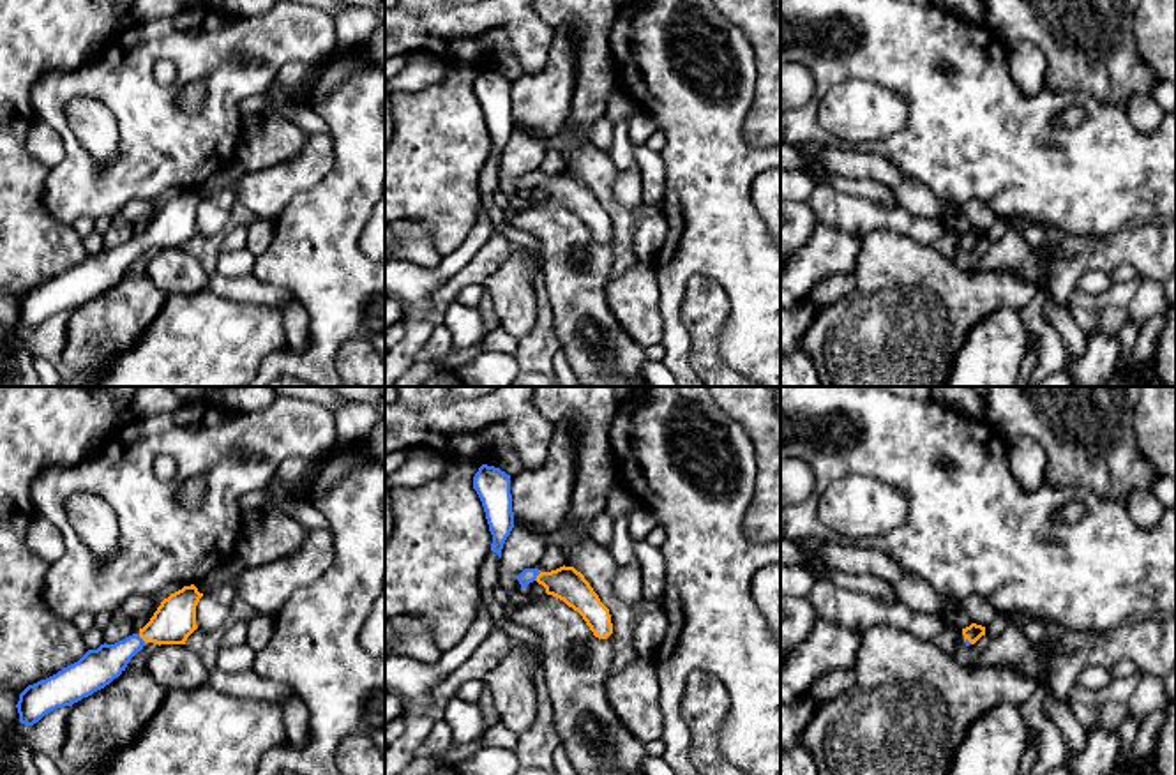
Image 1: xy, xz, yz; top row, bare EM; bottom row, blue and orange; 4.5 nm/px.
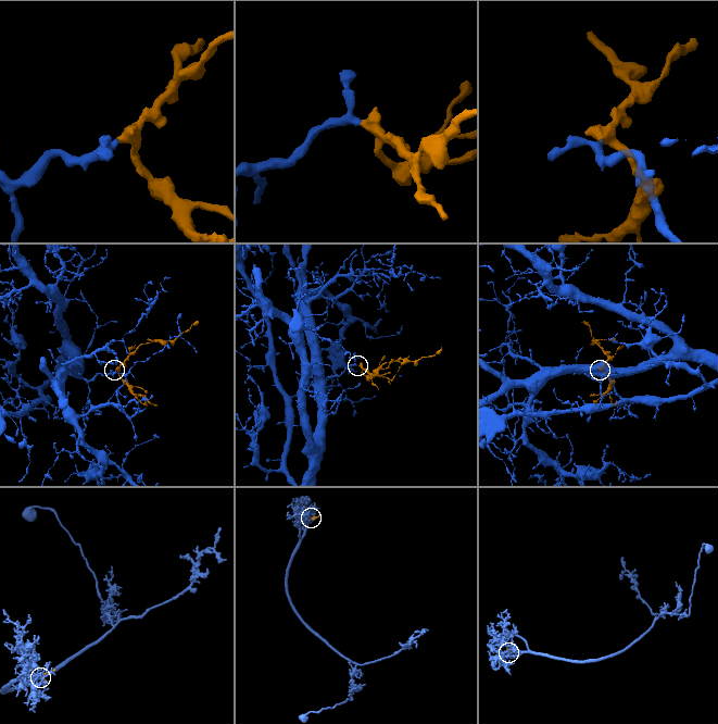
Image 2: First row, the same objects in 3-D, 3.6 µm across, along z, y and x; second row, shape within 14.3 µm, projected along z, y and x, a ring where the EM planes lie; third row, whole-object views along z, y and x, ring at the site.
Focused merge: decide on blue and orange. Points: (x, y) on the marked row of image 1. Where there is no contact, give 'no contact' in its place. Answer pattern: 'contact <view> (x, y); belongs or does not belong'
contact xz (537, 574); belongs

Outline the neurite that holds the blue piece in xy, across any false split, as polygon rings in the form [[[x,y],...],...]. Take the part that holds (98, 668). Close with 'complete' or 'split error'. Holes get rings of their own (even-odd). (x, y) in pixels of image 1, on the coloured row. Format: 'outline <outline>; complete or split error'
outline [[[194,584],[184,586],[161,602],[150,621],[138,634],[115,644],[101,644],[88,650],[78,662],[64,667],[57,674],[28,685],[16,704],[19,722],[34,726],[57,708],[72,706],[83,697],[109,685],[118,678],[131,658],[147,643],[185,644],[198,628],[196,606],[203,593]]]; split error

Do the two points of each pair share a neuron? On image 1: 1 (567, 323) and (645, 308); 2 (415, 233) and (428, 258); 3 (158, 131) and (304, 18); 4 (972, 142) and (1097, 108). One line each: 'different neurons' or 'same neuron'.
1: different neurons
2: same neuron
3: same neuron
4: same neuron

